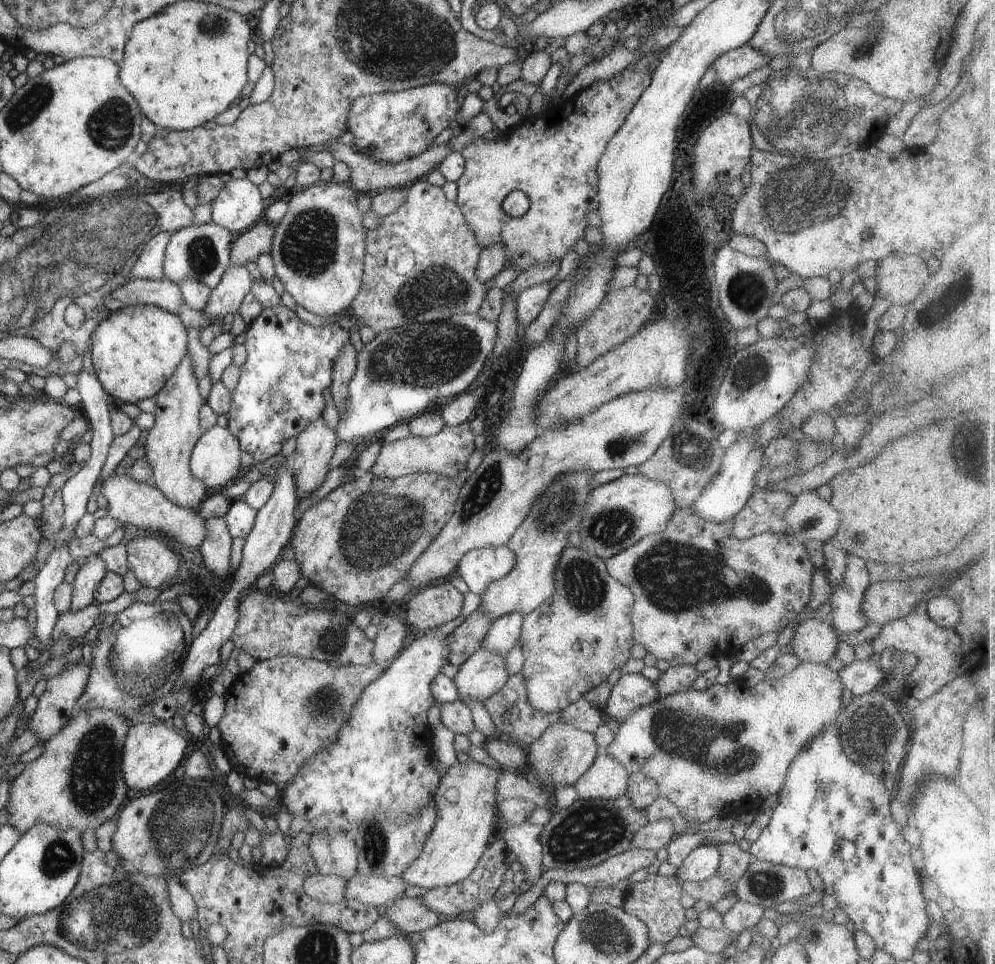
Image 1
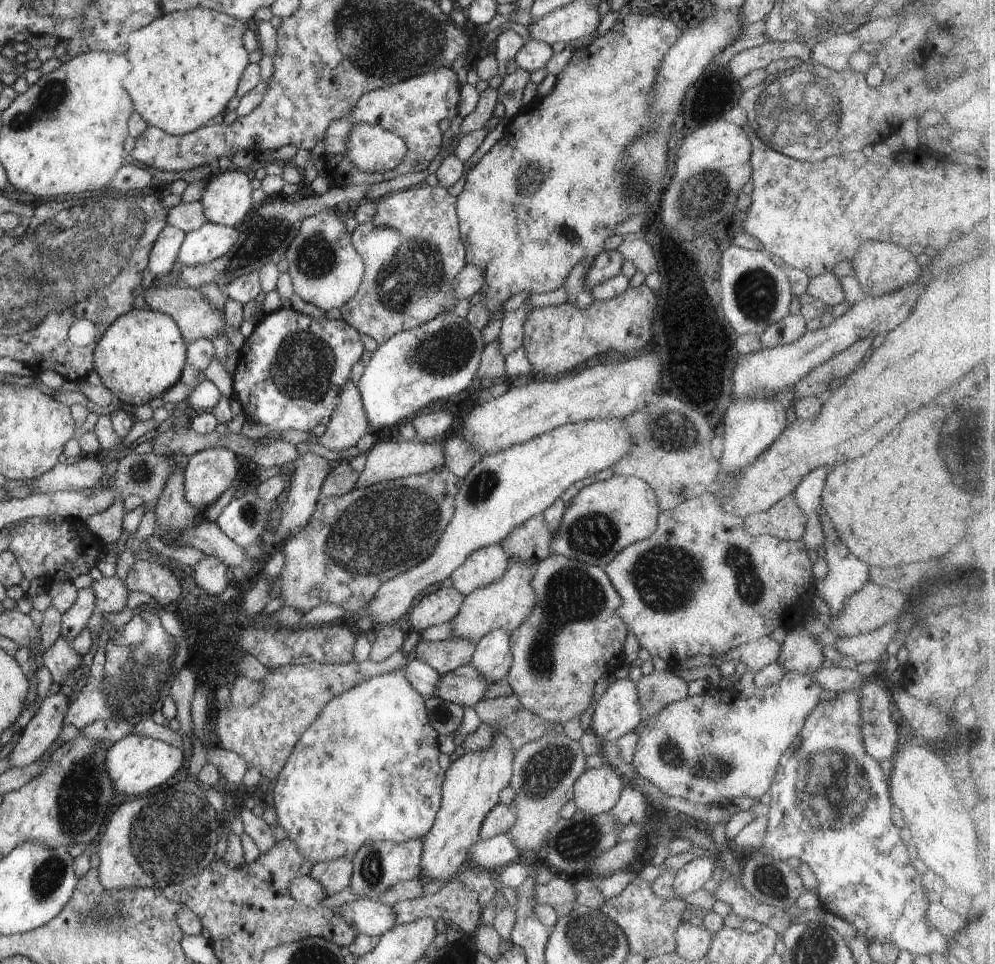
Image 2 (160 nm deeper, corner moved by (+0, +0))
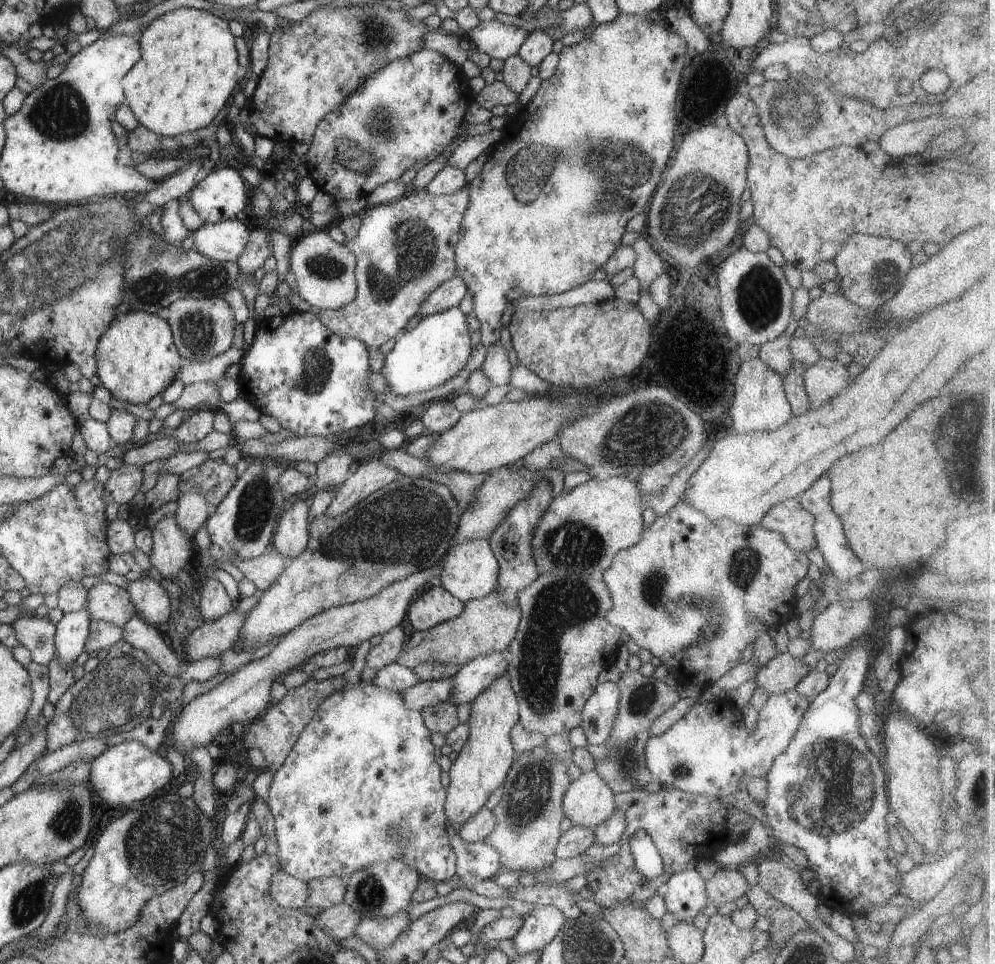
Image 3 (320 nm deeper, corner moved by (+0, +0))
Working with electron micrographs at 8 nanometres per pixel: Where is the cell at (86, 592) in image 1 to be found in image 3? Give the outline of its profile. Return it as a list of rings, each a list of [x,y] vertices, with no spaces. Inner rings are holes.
[[[87,608],[63,614],[62,620],[56,625],[58,628],[55,635],[55,656],[60,666],[72,664],[85,650],[91,622]]]

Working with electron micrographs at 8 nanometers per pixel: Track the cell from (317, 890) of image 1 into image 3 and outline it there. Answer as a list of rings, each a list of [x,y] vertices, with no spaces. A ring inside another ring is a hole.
[[[280,870],[272,879],[270,894],[282,908],[307,910],[306,900],[310,896],[310,888],[306,882],[297,880]]]

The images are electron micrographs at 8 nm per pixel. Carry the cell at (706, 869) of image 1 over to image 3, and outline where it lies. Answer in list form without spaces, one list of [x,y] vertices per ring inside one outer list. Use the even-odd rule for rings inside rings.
[[[696,868],[674,874],[662,891],[668,912],[680,923],[692,922],[708,905],[705,881]]]

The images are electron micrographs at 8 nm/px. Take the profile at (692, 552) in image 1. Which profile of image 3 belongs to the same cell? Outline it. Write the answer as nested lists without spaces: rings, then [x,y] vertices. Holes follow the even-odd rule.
[[[679,500],[676,506],[670,508],[665,515],[656,517],[652,526],[644,530],[638,544],[618,552],[617,556],[614,556],[610,568],[601,575],[601,579],[606,584],[614,604],[612,609],[606,614],[606,621],[610,622],[615,628],[620,628],[625,637],[634,640],[640,649],[645,649],[653,656],[658,657],[663,664],[677,666],[677,661],[680,661],[678,664],[686,666],[686,668],[680,668],[680,670],[684,674],[688,674],[688,676],[694,676],[692,670],[696,670],[696,668],[698,670],[710,668],[710,673],[714,674],[708,674],[708,676],[712,678],[712,676],[716,676],[716,672],[720,672],[718,674],[718,678],[720,678],[720,676],[724,676],[732,668],[741,664],[742,651],[748,645],[754,643],[754,640],[760,634],[767,634],[772,626],[785,626],[792,618],[798,617],[800,613],[798,612],[796,601],[799,597],[795,592],[795,587],[808,576],[808,566],[809,559],[805,556],[805,553],[790,549],[778,532],[766,530],[766,528],[758,525],[752,527],[738,526],[732,520],[726,518],[708,520],[692,504],[686,504],[686,502]]]

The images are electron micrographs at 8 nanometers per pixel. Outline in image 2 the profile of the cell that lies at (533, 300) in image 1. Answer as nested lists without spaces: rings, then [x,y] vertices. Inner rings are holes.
[[[524,302],[516,312],[504,313],[501,331],[497,338],[498,351],[500,351],[502,356],[507,357],[522,346],[523,324],[530,308],[531,307]]]

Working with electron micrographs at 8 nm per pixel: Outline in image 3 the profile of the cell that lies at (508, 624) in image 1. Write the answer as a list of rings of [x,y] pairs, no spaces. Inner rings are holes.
[[[502,652],[482,654],[464,664],[454,678],[454,698],[450,703],[456,707],[473,702],[498,676],[508,670],[508,656]]]

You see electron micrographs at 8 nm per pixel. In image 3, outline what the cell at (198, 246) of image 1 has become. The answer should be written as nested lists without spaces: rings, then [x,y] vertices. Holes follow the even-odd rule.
[[[242,217],[221,221],[220,223],[204,223],[194,234],[193,249],[202,256],[217,262],[237,262],[240,254],[248,244],[248,228],[243,224]]]

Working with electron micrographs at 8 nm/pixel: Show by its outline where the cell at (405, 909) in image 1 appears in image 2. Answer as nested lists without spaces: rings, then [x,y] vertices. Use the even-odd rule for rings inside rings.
[[[369,899],[345,903],[339,908],[339,914],[357,930],[357,935],[380,937],[396,926],[392,907]]]

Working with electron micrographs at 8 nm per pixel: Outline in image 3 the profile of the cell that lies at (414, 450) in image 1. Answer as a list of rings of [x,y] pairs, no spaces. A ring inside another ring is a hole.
[[[377,457],[362,460],[359,466],[356,473],[336,492],[333,502],[325,511],[326,516],[338,516],[348,512],[354,504],[358,504],[372,492],[391,484],[401,476],[396,468],[382,464],[382,460],[378,460]]]

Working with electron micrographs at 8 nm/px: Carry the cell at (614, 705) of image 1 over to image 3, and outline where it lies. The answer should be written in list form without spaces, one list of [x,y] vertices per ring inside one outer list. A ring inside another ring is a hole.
[[[613,681],[599,684],[584,704],[579,727],[590,745],[606,744],[620,710],[620,688]]]

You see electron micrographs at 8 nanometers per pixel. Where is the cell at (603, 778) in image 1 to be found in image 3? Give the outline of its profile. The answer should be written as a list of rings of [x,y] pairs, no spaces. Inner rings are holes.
[[[595,769],[576,778],[564,794],[564,814],[573,826],[596,829],[614,813],[616,794]]]

